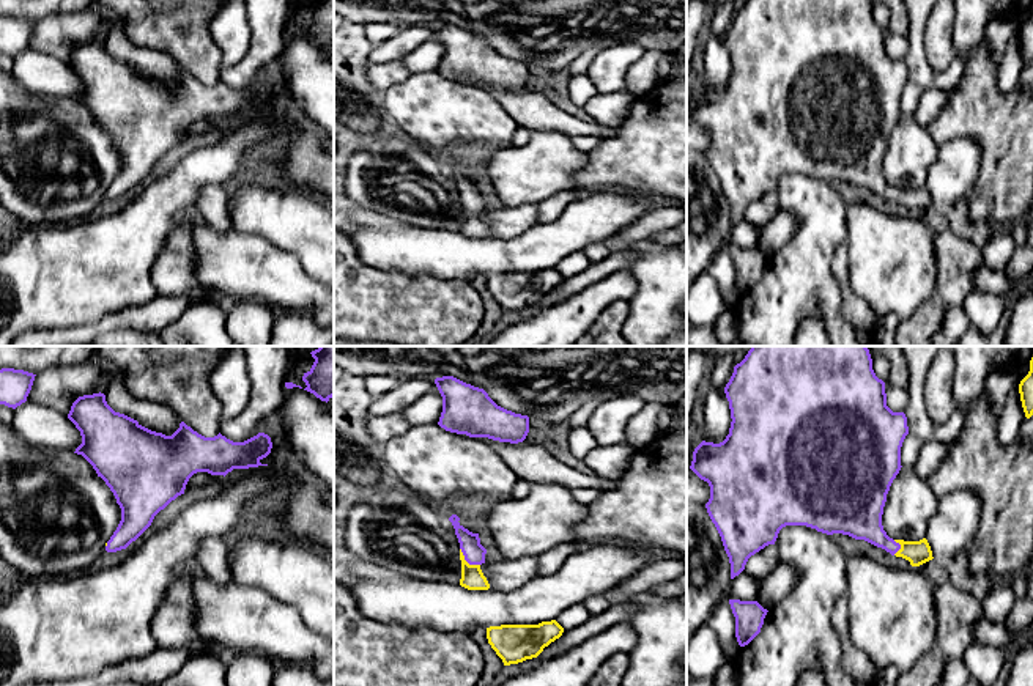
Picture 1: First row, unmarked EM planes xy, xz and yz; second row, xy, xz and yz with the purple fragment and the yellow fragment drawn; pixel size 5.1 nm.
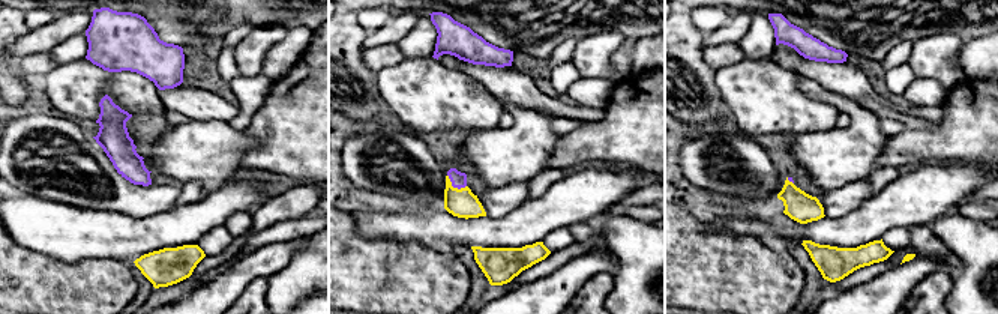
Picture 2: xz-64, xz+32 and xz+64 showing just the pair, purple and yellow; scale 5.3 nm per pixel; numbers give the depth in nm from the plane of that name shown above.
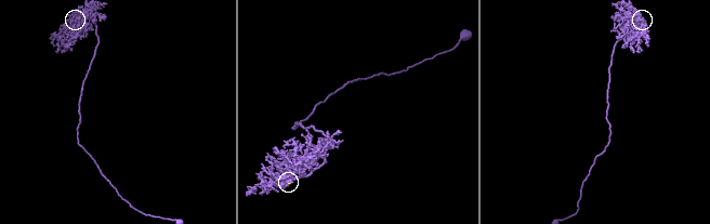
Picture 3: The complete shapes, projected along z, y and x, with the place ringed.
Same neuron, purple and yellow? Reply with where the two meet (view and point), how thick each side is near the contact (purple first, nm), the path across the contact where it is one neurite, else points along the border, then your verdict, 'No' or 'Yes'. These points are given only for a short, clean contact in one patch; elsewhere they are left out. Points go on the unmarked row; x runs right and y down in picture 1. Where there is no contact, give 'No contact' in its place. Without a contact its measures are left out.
Touches purple at xz (466, 208). Thickness 110 nm (purple) against 120 nm. Path across: xz (474, 200), (466, 208), (473, 225). Yes

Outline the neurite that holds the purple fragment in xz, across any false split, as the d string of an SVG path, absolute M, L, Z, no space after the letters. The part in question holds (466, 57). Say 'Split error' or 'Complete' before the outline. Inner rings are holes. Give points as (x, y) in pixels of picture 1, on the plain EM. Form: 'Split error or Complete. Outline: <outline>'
Complete. Outline: M454 24L436 25L435 31L442 44L438 72L446 79L510 91L526 87L529 65L498 53L483 36Z

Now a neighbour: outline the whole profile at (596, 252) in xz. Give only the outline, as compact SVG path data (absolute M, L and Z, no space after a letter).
M592 242L584 247L583 253L591 263L600 263L606 260L613 250L609 249L609 242Z

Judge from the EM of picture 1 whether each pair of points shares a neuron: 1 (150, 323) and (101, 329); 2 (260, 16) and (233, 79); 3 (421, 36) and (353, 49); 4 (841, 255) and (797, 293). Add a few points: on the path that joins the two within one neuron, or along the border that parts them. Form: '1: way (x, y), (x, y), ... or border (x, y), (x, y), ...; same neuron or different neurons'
1: way (137, 321), (114, 321); same neuron
2: way (260, 32), (260, 52), (249, 63); same neuron
3: border (373, 46), (367, 63); different neurons
4: border (844, 241), (838, 247), (832, 265), (843, 298); different neurons

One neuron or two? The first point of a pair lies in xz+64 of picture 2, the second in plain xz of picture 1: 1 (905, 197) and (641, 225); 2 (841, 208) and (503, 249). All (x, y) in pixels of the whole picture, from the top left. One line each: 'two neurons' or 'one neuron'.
1: two neurons
2: two neurons

